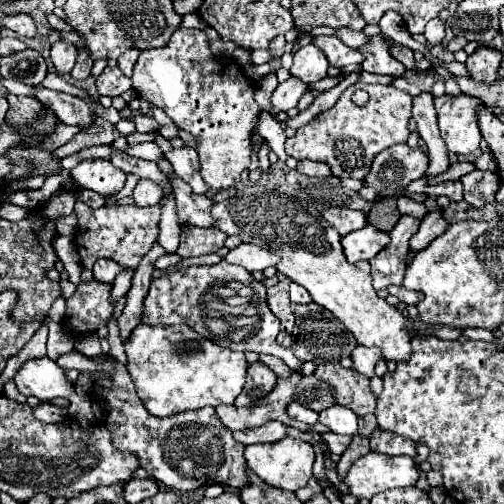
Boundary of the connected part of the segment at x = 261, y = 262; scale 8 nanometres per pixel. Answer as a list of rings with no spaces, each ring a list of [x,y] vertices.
[[[240,244],[238,248],[230,250],[224,260],[230,264],[244,266],[248,272],[256,272],[256,270],[262,272],[264,268],[278,264],[278,254],[272,254],[270,250],[254,244]]]

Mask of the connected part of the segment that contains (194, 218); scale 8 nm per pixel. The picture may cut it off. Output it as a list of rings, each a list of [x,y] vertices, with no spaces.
[[[162,160],[160,164],[160,170],[166,174],[166,176],[172,176],[172,184],[174,184],[174,198],[176,198],[176,210],[178,210],[178,218],[180,222],[188,222],[192,226],[200,226],[200,228],[212,228],[214,226],[214,218],[210,214],[212,210],[212,200],[208,200],[206,196],[200,196],[200,194],[194,194],[190,190],[190,186],[186,182],[182,182],[168,160]]]

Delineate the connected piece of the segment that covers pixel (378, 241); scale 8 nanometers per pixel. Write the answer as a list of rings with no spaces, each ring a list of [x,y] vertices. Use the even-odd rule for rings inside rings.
[[[368,222],[362,230],[346,234],[342,238],[342,248],[348,262],[358,262],[358,260],[372,260],[382,248],[386,248],[388,242],[390,236]]]

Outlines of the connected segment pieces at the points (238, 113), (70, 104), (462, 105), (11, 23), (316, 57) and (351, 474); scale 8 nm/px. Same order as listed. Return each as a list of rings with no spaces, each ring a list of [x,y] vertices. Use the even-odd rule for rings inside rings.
[[[178,28],[164,48],[142,52],[132,72],[132,88],[198,140],[200,174],[212,190],[224,190],[240,182],[240,174],[250,164],[250,138],[260,106],[254,100],[254,82],[234,58],[210,52],[204,30]]]
[[[40,84],[34,92],[34,98],[44,106],[48,106],[54,114],[58,114],[58,118],[62,118],[64,124],[80,126],[80,130],[86,130],[94,124],[94,114],[90,112],[88,104],[78,96],[48,90]]]
[[[468,94],[434,96],[440,134],[452,154],[466,156],[478,148],[482,140],[476,118],[480,104],[482,100]]]
[[[28,14],[6,16],[6,18],[2,20],[2,26],[14,30],[14,32],[16,32],[18,36],[22,36],[22,38],[34,38],[34,36],[38,36],[36,26],[34,26],[34,20],[32,20]]]
[[[308,44],[298,52],[294,52],[294,64],[290,72],[302,82],[312,84],[316,80],[322,80],[326,78],[326,70],[328,70],[326,56],[314,44]]]
[[[368,452],[352,464],[344,482],[350,488],[352,496],[372,498],[374,494],[390,488],[414,486],[418,478],[420,472],[410,456],[388,456]]]

